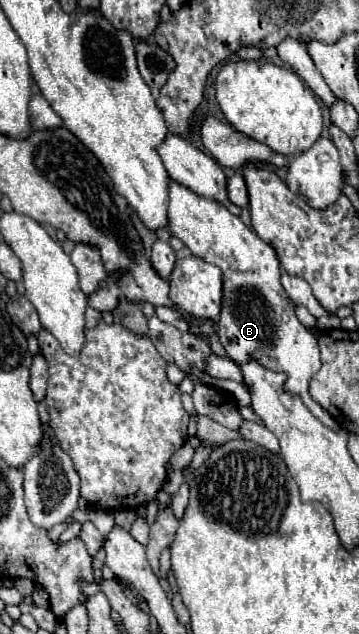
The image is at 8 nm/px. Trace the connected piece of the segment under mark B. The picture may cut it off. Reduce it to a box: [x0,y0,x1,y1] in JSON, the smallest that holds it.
[169,182,339,430]

